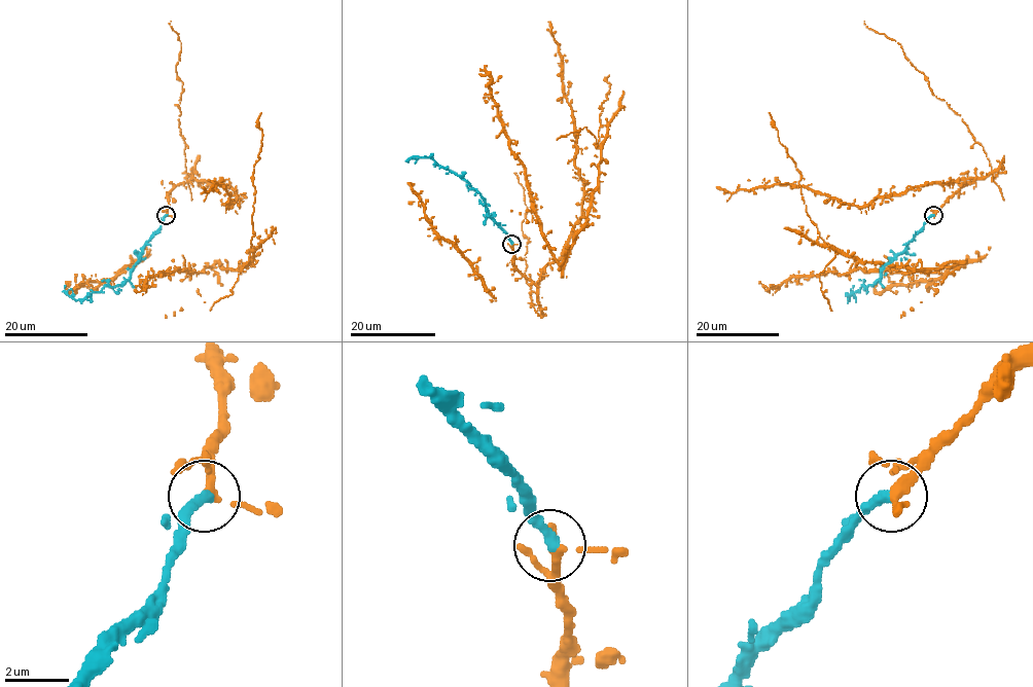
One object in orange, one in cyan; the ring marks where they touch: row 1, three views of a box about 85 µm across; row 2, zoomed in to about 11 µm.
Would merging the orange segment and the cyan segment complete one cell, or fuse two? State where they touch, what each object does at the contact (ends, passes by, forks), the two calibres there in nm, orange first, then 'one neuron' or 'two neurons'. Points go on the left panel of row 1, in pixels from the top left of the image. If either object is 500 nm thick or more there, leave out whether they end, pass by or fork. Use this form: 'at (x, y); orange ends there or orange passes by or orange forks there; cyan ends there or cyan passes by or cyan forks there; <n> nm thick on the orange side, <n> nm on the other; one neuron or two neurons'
at (166, 215); orange forks there; cyan ends there; 200 nm thick on the orange side, 360 nm on the other; one neuron

